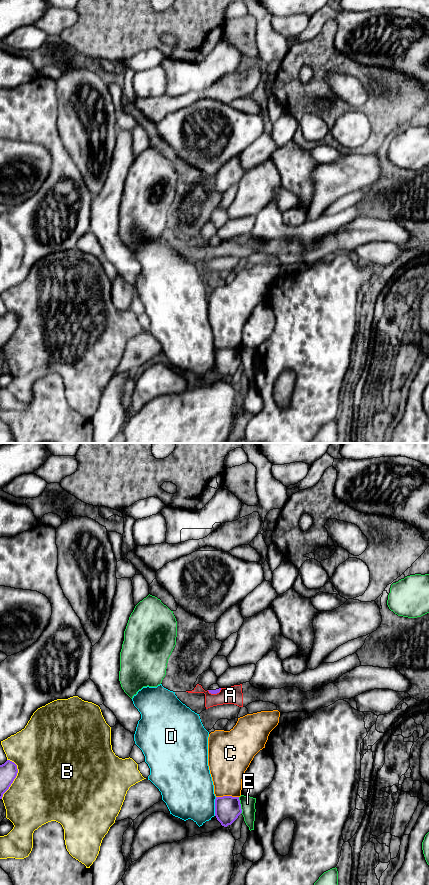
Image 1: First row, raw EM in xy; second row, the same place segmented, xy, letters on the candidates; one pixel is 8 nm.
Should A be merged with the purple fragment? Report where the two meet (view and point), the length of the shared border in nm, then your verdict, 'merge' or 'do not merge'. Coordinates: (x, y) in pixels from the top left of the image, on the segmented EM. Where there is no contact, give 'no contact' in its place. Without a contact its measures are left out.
xy (214, 693) | 120 nm | do not merge

